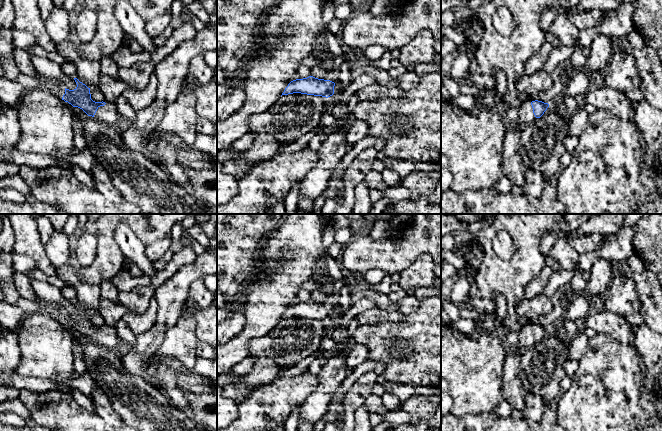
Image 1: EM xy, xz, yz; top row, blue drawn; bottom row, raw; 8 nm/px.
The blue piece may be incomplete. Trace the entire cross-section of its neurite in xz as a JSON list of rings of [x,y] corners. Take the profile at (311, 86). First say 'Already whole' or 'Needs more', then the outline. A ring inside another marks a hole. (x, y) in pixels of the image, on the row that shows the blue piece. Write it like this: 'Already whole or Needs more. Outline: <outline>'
Needs more. Outline: [[[331,66],[327,69],[322,79],[309,76],[307,78],[293,80],[285,88],[282,95],[301,93],[328,98],[334,94],[334,86],[339,81],[340,71],[341,67],[335,68]]]

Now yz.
Needs more. Outline: [[[529,99],[521,101],[518,105],[519,126],[524,127],[540,118],[549,107],[548,103],[542,101],[531,101]]]

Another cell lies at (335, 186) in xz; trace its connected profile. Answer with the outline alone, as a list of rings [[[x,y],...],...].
[[[343,175],[331,177],[325,190],[326,199],[337,198],[342,195],[344,187]]]

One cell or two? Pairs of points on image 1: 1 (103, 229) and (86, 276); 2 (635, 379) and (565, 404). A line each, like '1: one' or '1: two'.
1: one
2: one

